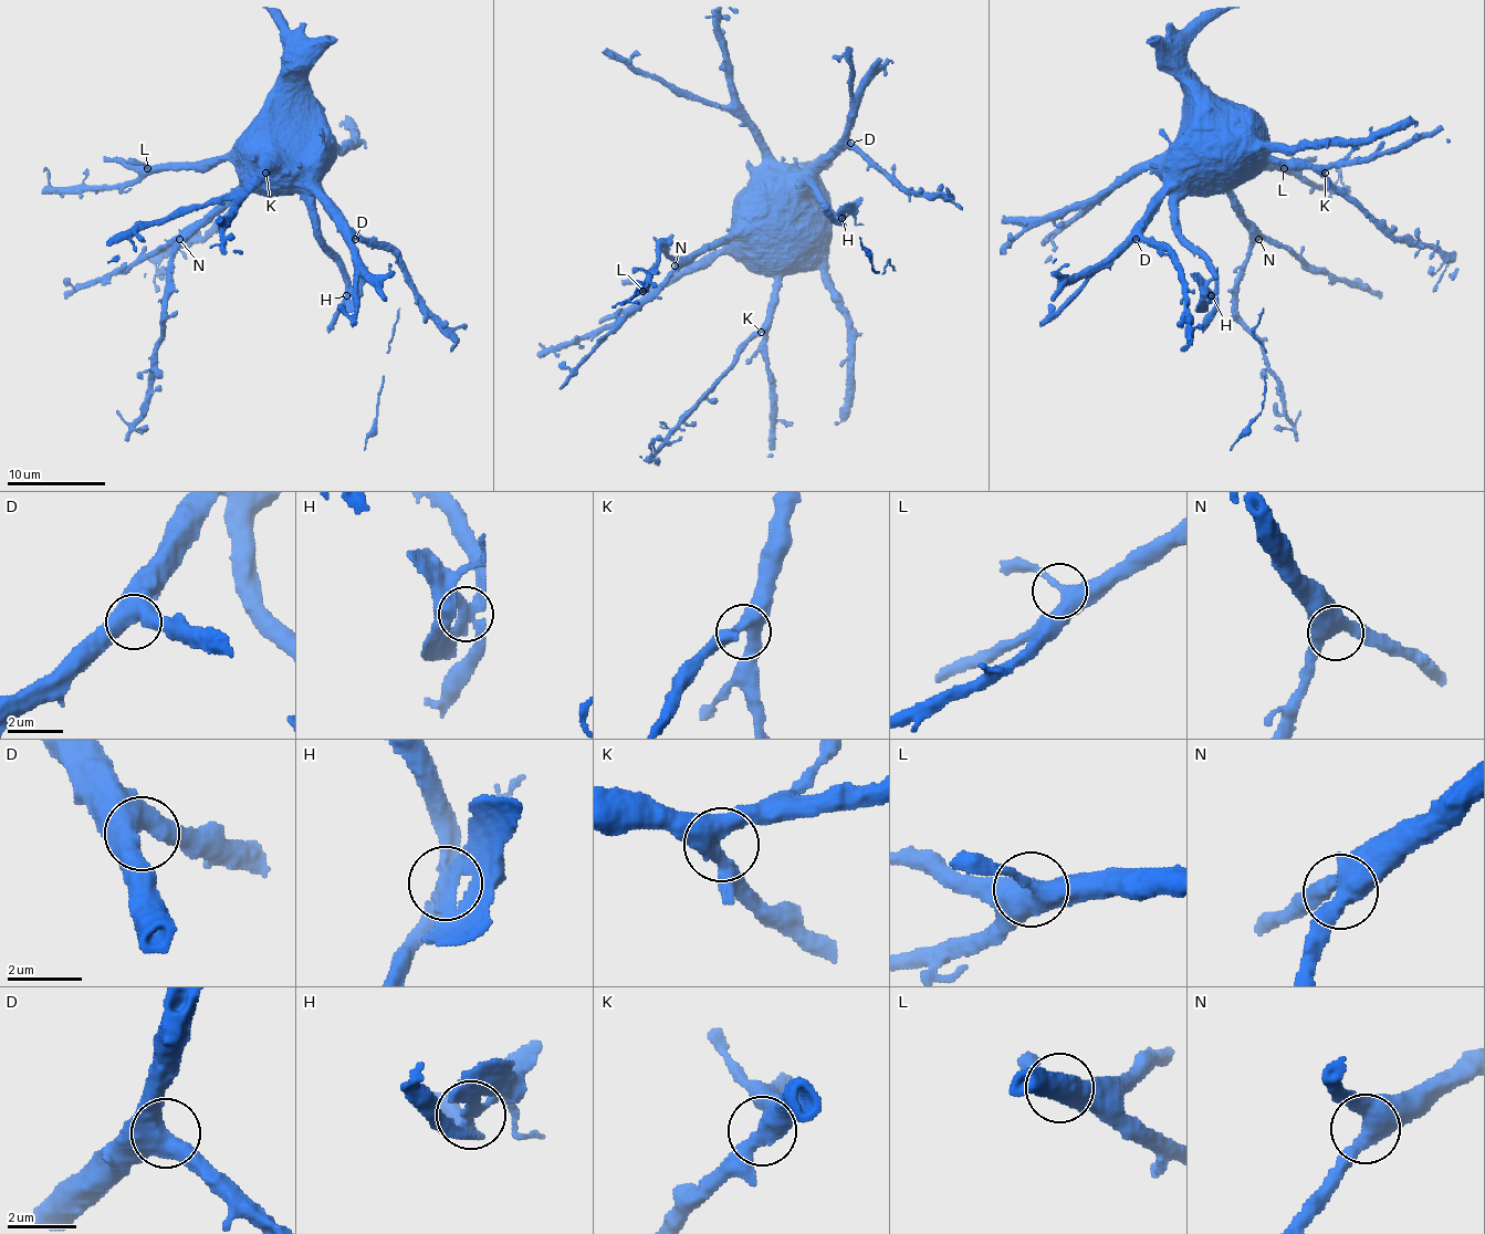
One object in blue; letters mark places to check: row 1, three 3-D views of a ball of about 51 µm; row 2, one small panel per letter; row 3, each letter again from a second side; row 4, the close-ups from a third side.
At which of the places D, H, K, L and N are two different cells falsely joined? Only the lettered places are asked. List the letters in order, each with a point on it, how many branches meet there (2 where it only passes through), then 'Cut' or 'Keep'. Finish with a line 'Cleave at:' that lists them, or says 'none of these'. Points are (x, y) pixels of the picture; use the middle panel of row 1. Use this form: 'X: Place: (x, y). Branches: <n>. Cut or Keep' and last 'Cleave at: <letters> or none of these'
D: Place: (850, 143). Branches: 3. Keep
H: Place: (842, 218). Branches: 3. Cut
K: Place: (761, 332). Branches: 3. Keep
L: Place: (642, 291). Branches: 3. Keep
N: Place: (675, 265). Branches: 3. Keep
Cleave at: H

